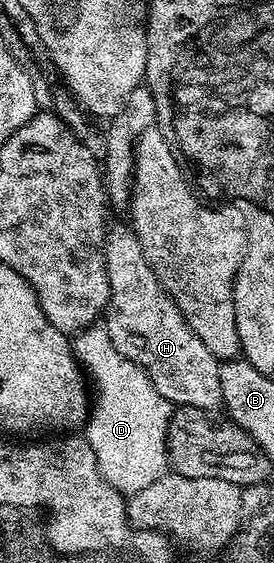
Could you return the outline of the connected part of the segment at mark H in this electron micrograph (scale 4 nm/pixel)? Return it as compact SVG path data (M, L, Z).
M111 228L107 232L106 270L110 304L106 306L104 327L112 347L124 359L137 363L171 406L187 405L203 411L219 408L222 405L220 362L188 327L173 299L156 279L138 236L129 228Z

